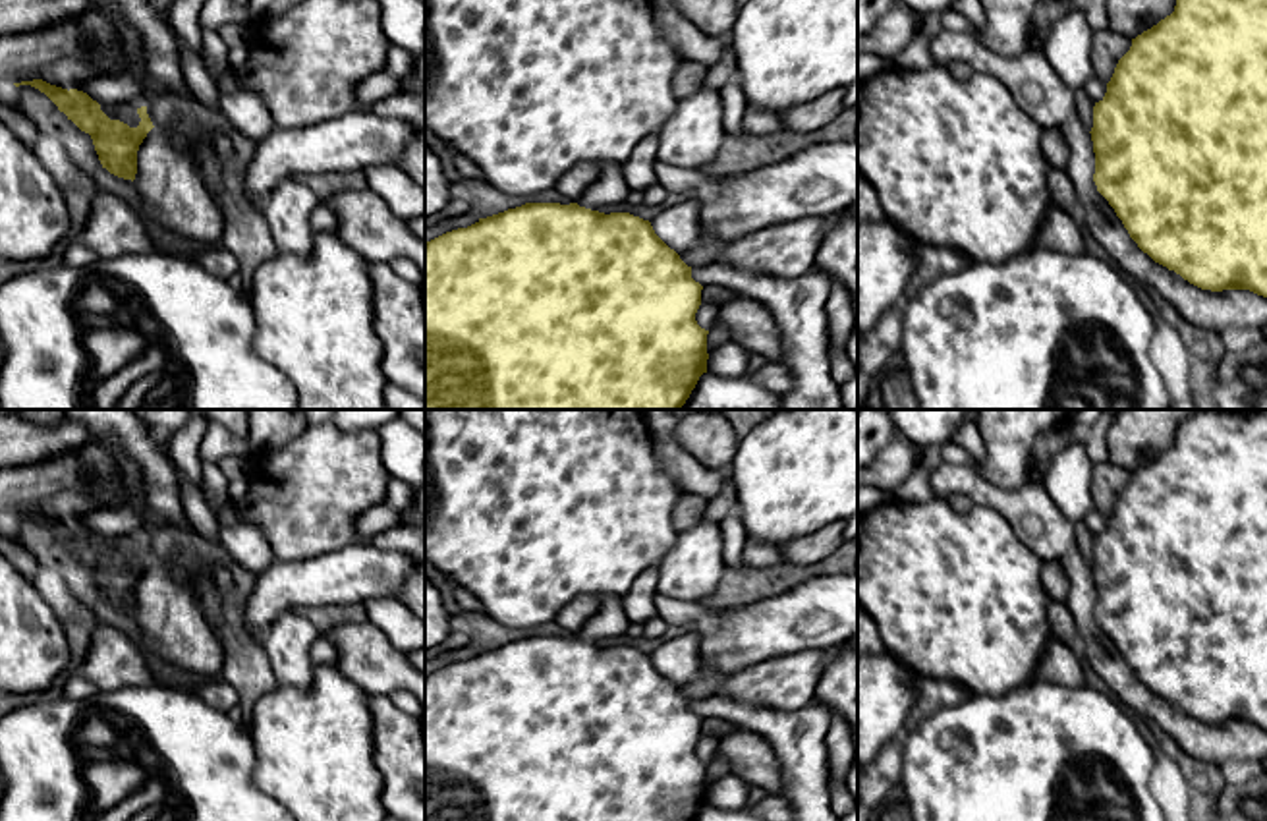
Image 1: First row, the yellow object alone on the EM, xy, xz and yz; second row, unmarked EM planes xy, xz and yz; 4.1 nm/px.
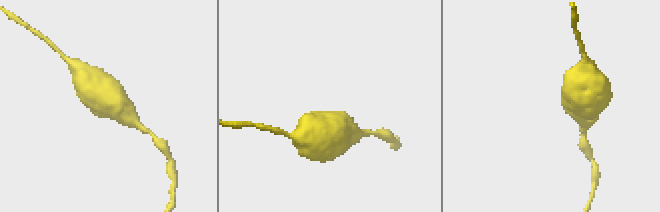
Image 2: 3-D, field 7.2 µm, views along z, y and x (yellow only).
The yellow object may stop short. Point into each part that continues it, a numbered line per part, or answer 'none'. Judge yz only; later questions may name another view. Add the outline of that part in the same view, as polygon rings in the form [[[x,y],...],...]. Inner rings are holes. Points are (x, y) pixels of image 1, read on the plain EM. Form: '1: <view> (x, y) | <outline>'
none

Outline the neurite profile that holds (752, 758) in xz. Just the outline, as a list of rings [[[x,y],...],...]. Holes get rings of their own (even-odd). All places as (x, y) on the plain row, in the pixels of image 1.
[[[738,728],[718,738],[718,753],[730,761],[732,775],[767,794],[780,794],[784,782],[776,755],[771,744],[755,732]]]

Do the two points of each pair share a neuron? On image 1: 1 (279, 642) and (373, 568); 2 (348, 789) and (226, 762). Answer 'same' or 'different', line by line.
1: different
2: different

